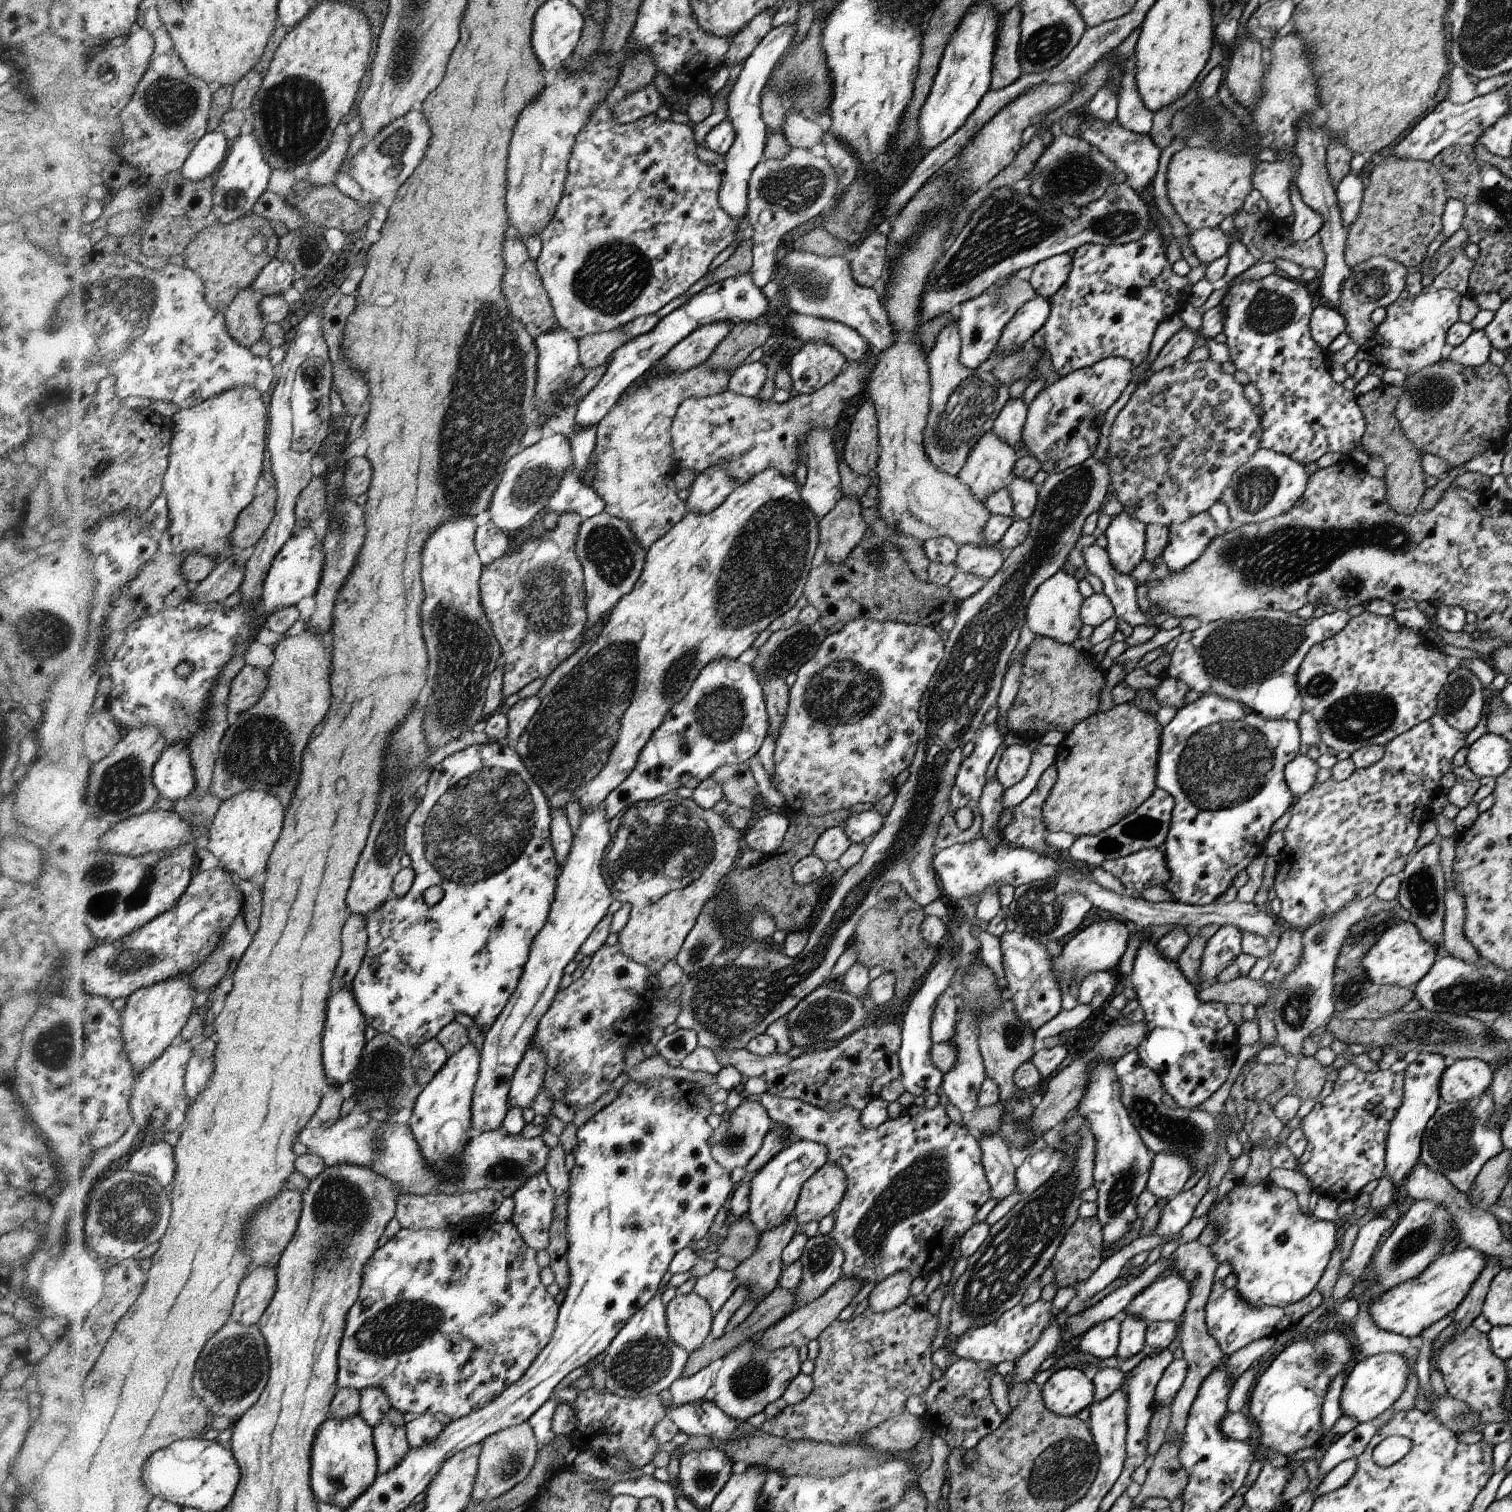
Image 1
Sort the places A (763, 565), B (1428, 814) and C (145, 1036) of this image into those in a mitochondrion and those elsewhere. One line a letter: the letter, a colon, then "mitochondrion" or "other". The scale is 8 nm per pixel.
A: mitochondrion
B: other
C: other

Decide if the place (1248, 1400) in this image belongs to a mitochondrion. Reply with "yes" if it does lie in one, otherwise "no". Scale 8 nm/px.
no

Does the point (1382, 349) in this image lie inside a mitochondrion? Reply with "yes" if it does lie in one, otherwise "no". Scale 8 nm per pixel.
no

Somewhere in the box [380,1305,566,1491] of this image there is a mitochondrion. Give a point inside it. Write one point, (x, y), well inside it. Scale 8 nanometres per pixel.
(515, 1460)

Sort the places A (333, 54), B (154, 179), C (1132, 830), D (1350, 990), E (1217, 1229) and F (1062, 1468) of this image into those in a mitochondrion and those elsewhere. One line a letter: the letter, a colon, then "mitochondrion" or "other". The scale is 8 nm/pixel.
A: other
B: other
C: mitochondrion
D: mitochondrion
E: other
F: mitochondrion

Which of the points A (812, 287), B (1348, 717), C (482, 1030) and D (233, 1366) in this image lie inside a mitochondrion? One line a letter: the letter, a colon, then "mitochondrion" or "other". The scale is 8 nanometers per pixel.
A: mitochondrion
B: mitochondrion
C: other
D: mitochondrion

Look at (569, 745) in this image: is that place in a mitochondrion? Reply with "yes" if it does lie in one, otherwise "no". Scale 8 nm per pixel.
yes

